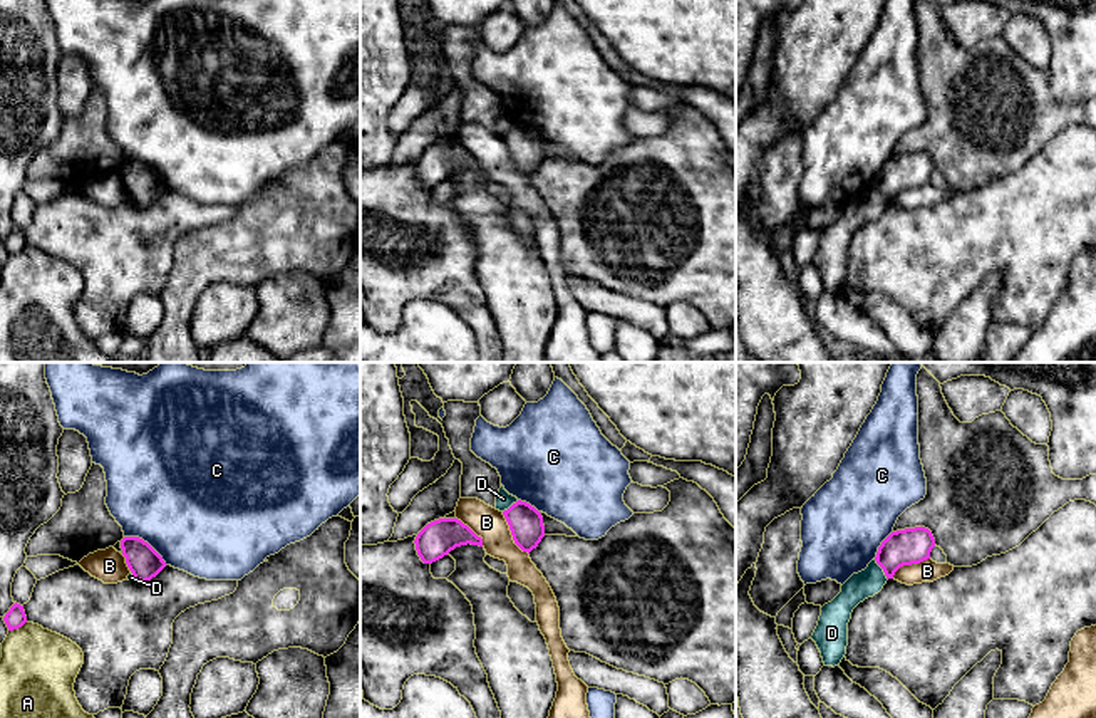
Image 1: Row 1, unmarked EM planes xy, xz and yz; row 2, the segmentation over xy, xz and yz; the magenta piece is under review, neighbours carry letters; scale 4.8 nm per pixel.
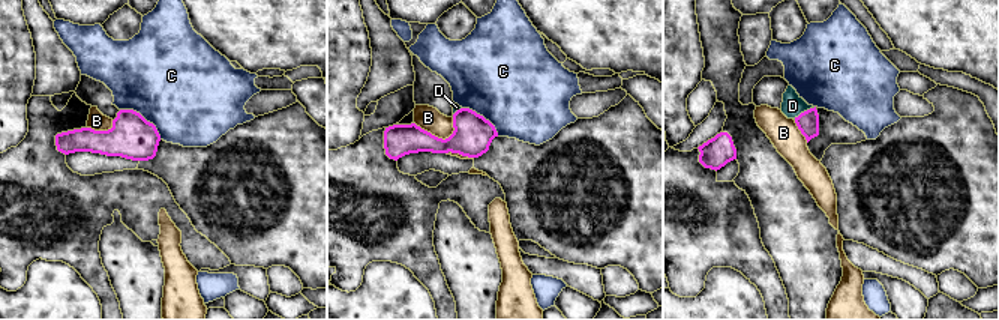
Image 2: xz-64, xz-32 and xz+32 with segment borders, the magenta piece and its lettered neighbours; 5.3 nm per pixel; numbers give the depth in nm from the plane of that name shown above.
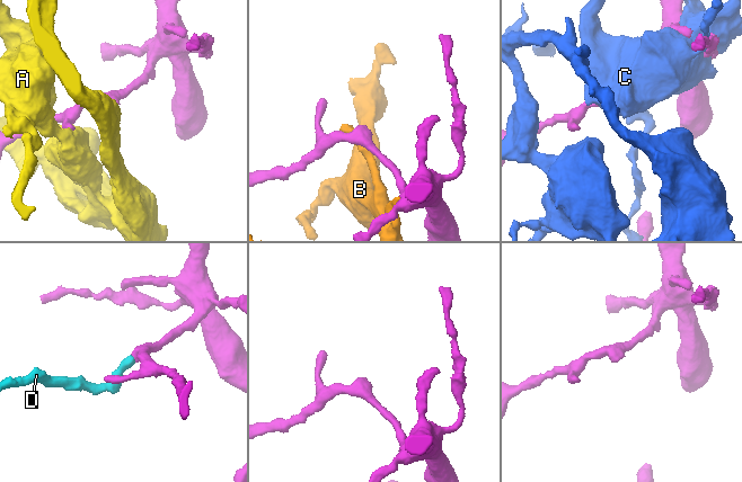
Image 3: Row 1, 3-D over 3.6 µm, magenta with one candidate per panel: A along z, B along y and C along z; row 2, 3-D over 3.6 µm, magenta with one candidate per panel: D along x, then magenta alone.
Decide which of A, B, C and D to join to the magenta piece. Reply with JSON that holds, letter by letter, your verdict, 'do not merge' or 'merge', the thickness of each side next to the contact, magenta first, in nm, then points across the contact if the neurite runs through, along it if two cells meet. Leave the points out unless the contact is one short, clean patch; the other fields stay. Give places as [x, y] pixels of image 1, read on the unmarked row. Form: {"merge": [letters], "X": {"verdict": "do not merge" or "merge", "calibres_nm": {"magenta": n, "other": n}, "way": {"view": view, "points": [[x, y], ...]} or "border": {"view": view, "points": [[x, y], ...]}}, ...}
{"merge": [], "A": {"verdict": "do not merge", "calibres_nm": {"magenta": 100, "other": 360}}, "B": {"verdict": "do not merge", "calibres_nm": {"magenta": 160, "other": 160}}, "C": {"verdict": "do not merge", "calibres_nm": {"magenta": 160, "other": 500}}, "D": {"verdict": "do not merge", "calibres_nm": {"magenta": 180, "other": 130}, "border": {"view": "yz", "points": [[873, 183], [887, 203]]}}}

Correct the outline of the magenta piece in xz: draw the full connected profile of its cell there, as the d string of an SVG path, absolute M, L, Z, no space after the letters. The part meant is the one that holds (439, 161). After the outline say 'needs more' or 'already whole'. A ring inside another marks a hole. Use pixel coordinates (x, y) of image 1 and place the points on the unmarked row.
M439 143L427 148L414 164L417 180L424 188L432 188L461 169L479 169L478 161L468 149L458 143Z | already whole

